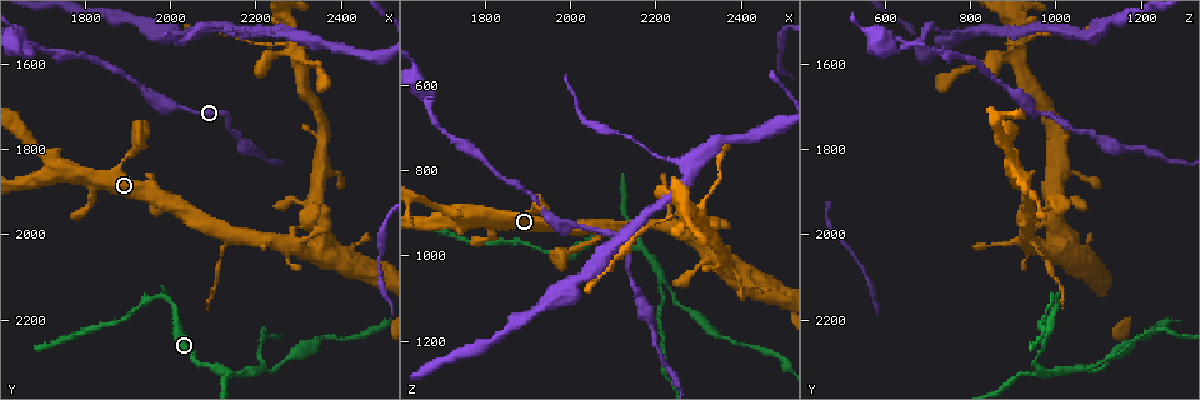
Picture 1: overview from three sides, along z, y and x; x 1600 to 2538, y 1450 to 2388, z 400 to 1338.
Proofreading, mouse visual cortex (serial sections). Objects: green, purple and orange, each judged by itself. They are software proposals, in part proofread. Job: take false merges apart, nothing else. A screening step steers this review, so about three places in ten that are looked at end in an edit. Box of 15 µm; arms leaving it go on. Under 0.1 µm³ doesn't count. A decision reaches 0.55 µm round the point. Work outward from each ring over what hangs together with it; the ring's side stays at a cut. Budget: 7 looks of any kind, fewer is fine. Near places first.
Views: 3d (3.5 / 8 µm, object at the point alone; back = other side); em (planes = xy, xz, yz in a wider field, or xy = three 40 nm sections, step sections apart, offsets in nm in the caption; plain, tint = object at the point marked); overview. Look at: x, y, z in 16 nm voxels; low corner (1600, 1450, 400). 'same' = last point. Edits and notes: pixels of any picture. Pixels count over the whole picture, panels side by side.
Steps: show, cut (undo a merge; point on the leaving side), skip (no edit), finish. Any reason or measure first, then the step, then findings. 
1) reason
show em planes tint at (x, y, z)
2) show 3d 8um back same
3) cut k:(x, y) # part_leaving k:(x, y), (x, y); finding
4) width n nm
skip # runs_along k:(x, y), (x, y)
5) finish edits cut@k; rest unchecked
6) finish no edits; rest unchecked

abrupt turn
show 3d 3.5um at (1985, 2140, 1005)

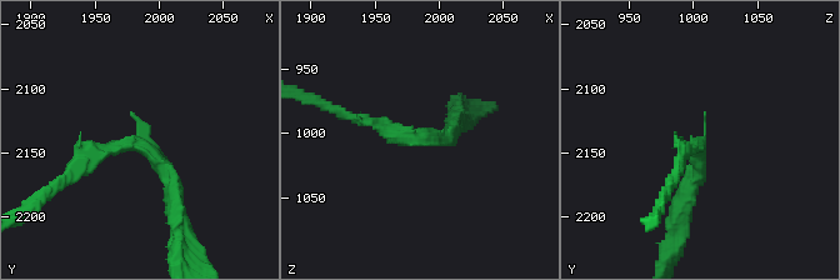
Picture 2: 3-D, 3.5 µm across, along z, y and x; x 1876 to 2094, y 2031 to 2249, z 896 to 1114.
arm_widths 150, 200 nm; need the tissue
show em xy step 5 tint at (1978, 2140, 1004)

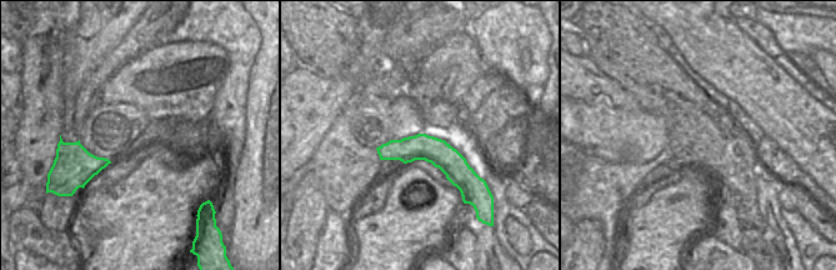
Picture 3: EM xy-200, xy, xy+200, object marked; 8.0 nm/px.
width 220 nm
cut 2:(81, 160) # part_leaving 2:(121, 145), (86, 156), (33, 206); two cells meet here

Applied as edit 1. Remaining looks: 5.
arms run side by side
show 3d 3.5um at (2215, 2310, 1050)

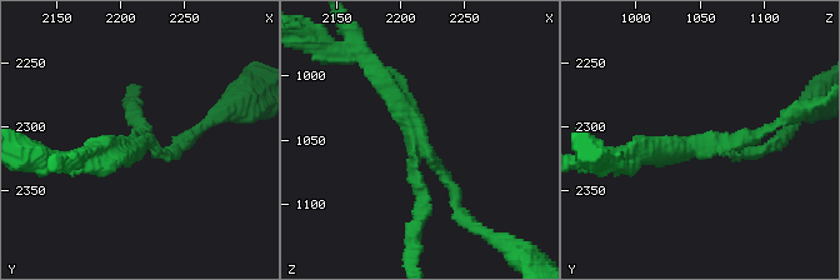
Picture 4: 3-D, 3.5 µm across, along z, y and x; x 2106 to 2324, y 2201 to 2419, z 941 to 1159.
arms 3; arm_widths 150, 150, 250 nm; shape alone is not enough
show em xy step 3 tint at (2214, 2314, 1052)

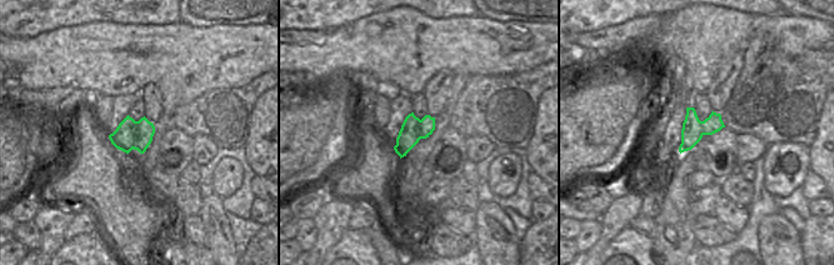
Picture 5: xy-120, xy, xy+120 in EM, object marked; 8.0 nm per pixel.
another direction
show em xy step 2 tint same

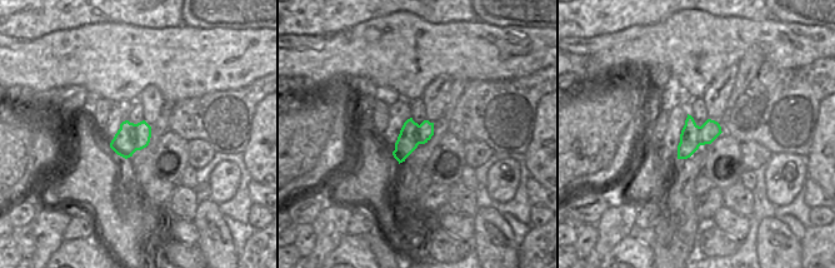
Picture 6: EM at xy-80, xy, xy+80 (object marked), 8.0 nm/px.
cut 4:(425, 200) # part_leaving 4:(356, 55), (399, 96), (418, 144); a second cell is stuck on

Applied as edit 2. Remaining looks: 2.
finish edits cut@2, cut@4; rest unchecked

